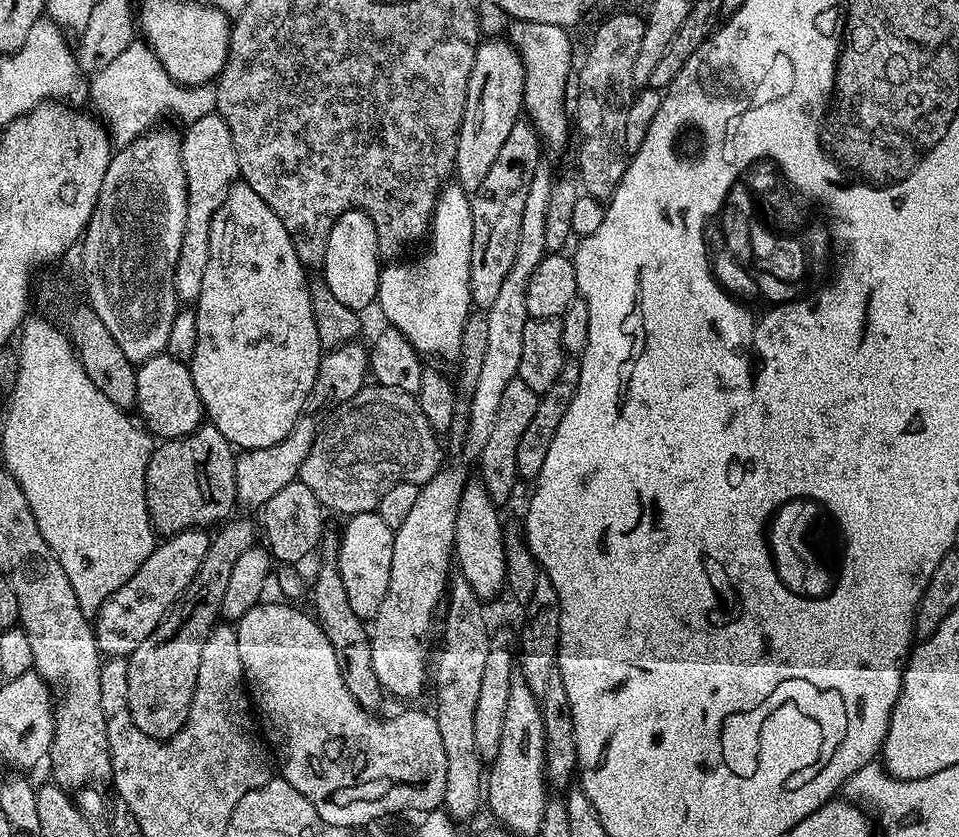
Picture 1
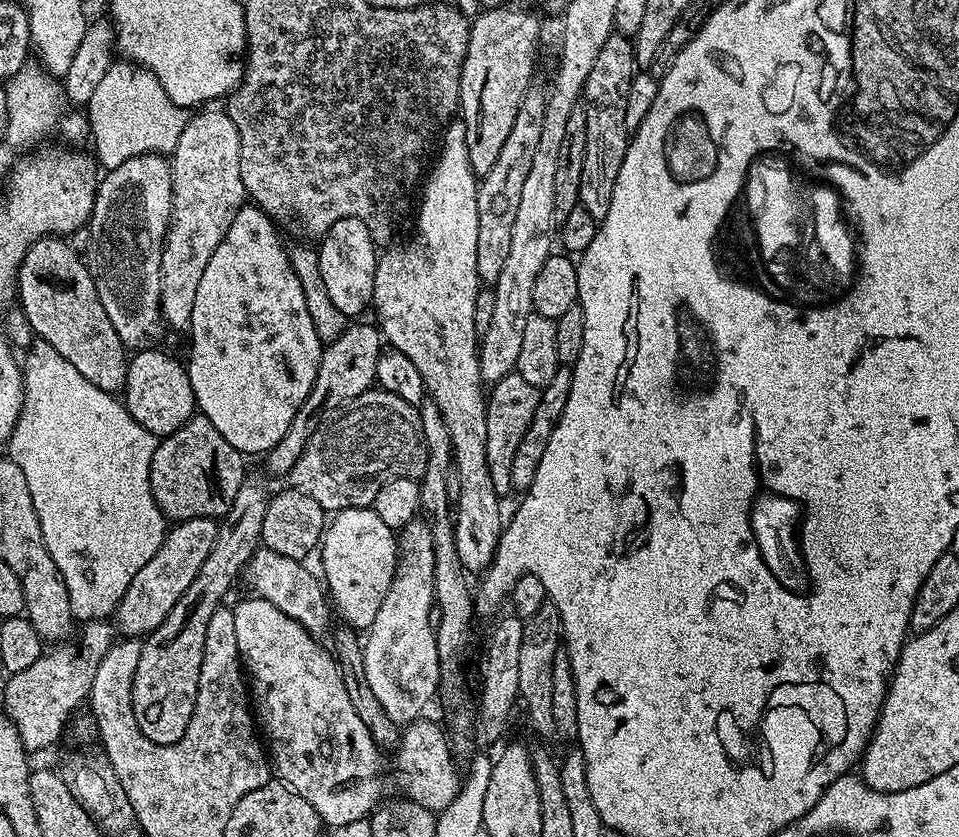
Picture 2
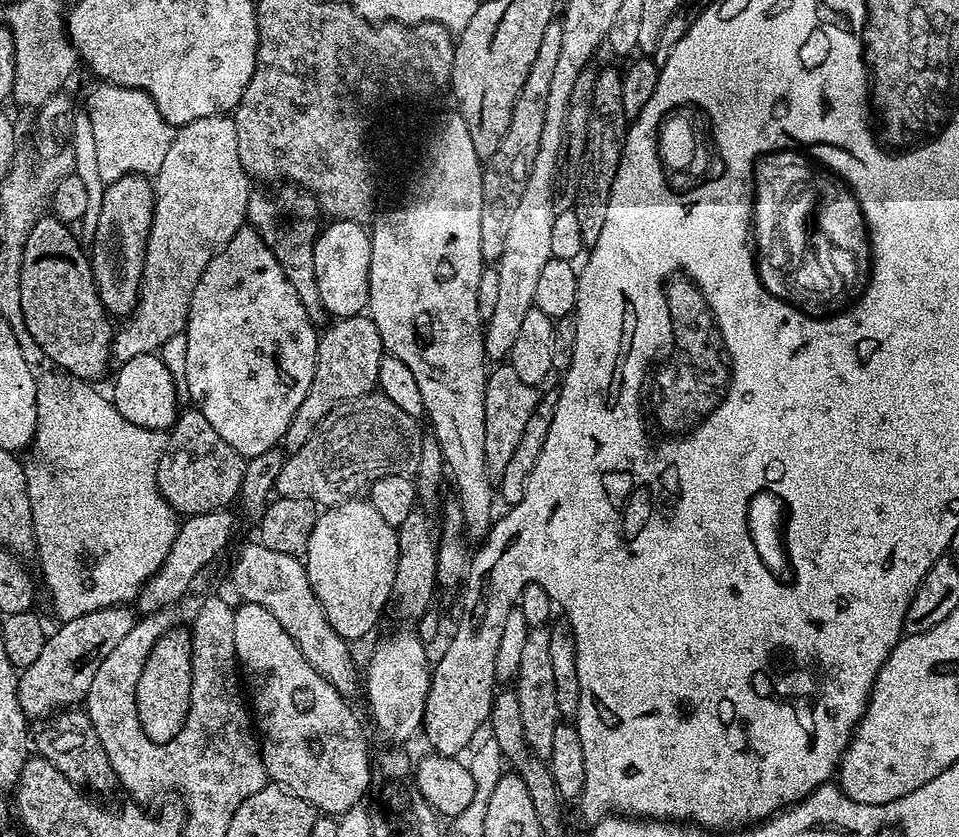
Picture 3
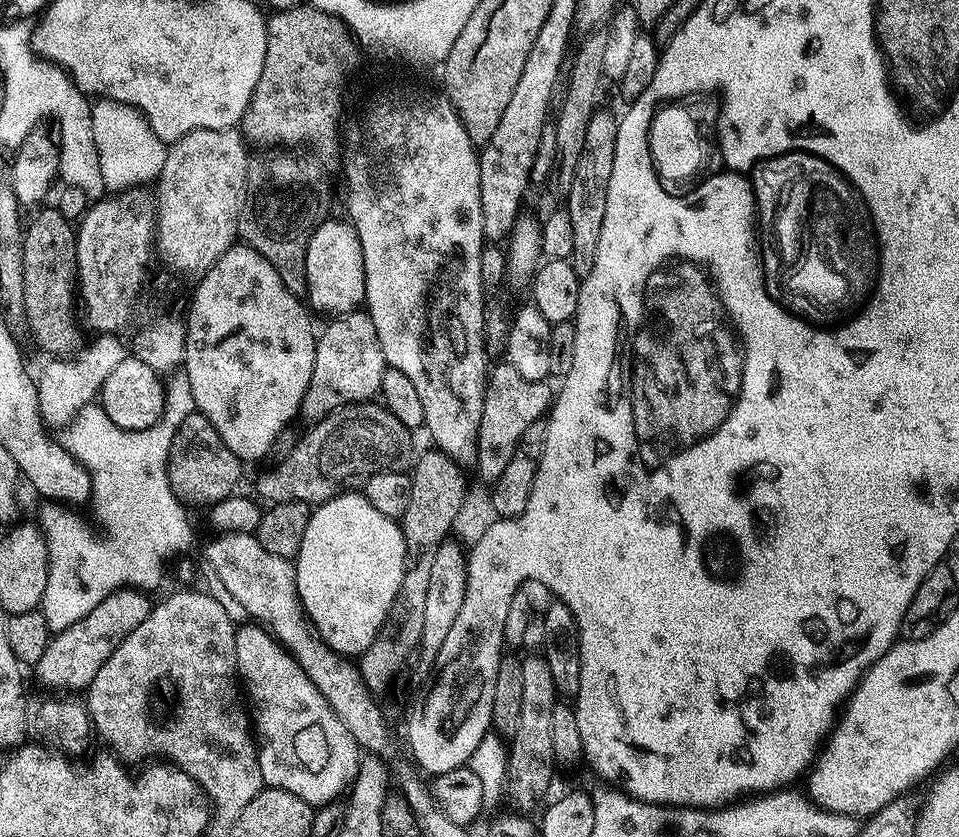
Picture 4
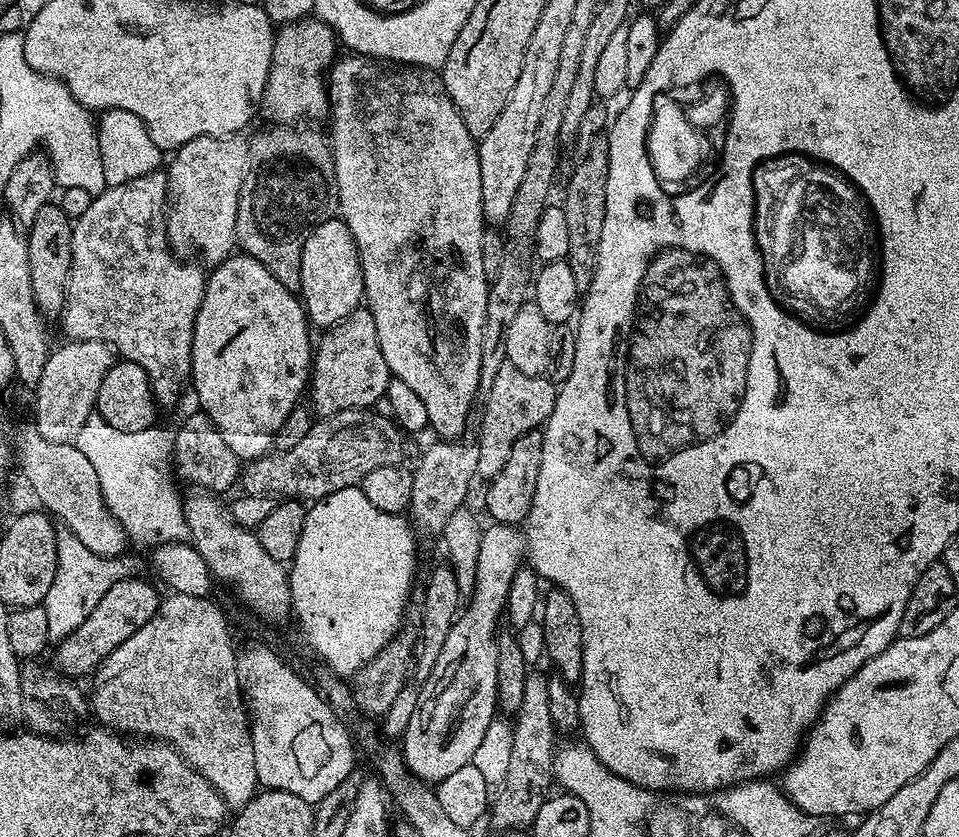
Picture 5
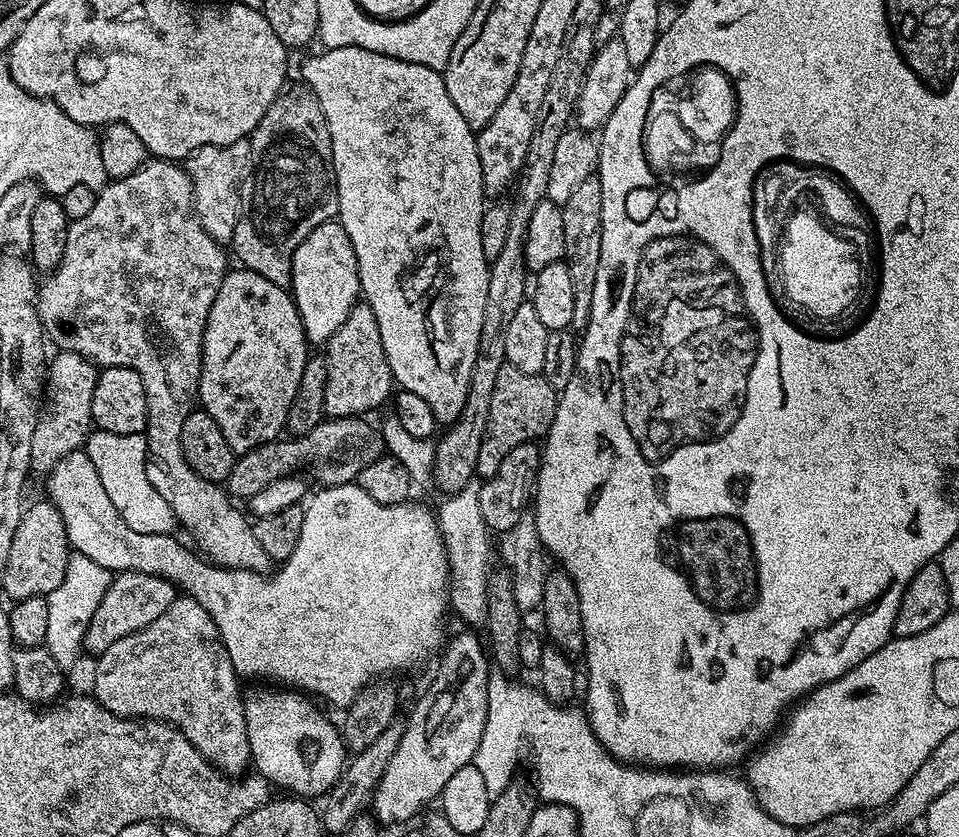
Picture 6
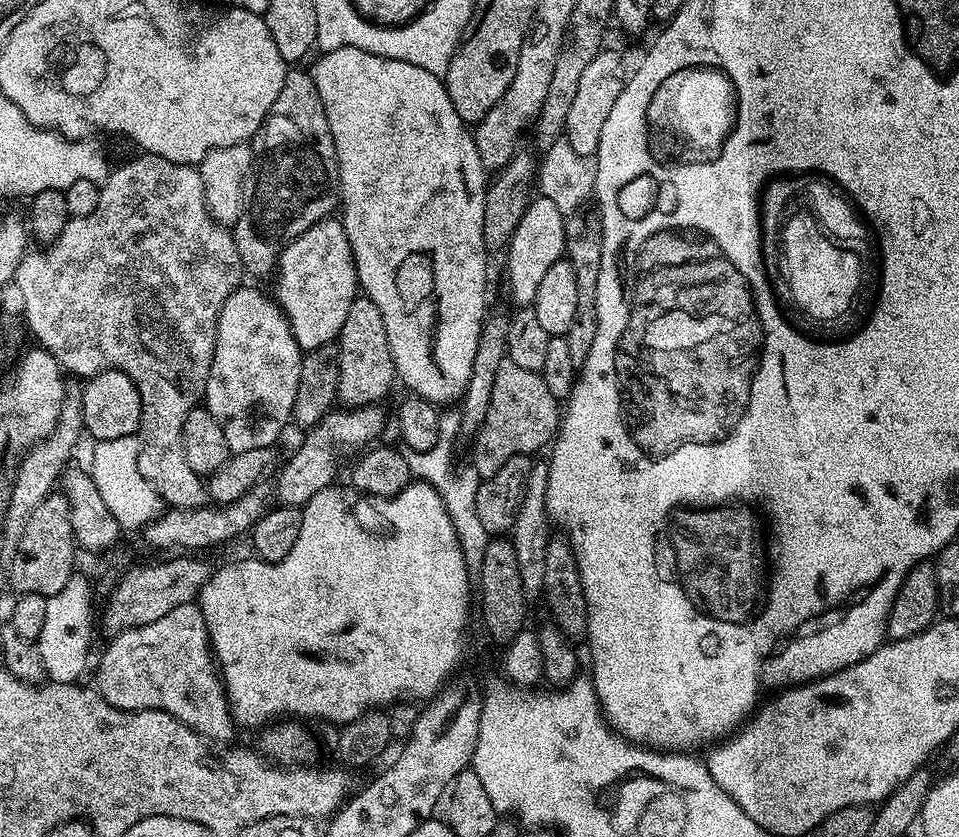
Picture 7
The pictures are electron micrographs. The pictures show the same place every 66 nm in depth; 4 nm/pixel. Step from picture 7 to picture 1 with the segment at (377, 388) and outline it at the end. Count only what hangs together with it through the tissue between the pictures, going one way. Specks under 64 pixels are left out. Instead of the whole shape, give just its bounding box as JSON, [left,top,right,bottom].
[234,342,370,510]

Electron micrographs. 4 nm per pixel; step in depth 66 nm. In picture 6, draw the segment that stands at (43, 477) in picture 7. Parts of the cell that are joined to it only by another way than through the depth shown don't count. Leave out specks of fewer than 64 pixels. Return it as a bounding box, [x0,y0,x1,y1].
[31,350,98,474]

